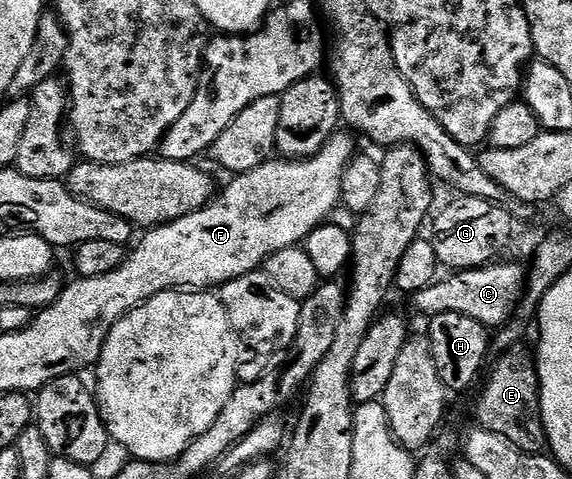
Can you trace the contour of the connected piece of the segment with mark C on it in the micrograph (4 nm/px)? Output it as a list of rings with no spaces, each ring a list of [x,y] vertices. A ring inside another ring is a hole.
[[[502,260],[500,263],[490,263],[481,265],[477,269],[463,269],[450,272],[449,277],[442,276],[440,279],[427,286],[423,291],[412,294],[411,301],[421,313],[426,313],[426,318],[432,319],[444,313],[458,313],[467,315],[467,319],[475,319],[480,325],[486,327],[500,327],[514,316],[515,310],[521,300],[521,295],[525,287],[526,270],[521,269],[511,262]]]

